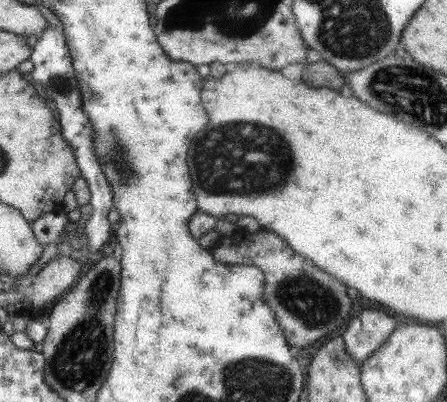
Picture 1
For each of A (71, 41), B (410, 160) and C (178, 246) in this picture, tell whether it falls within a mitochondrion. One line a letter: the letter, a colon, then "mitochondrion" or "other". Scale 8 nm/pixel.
A: other
B: other
C: other

